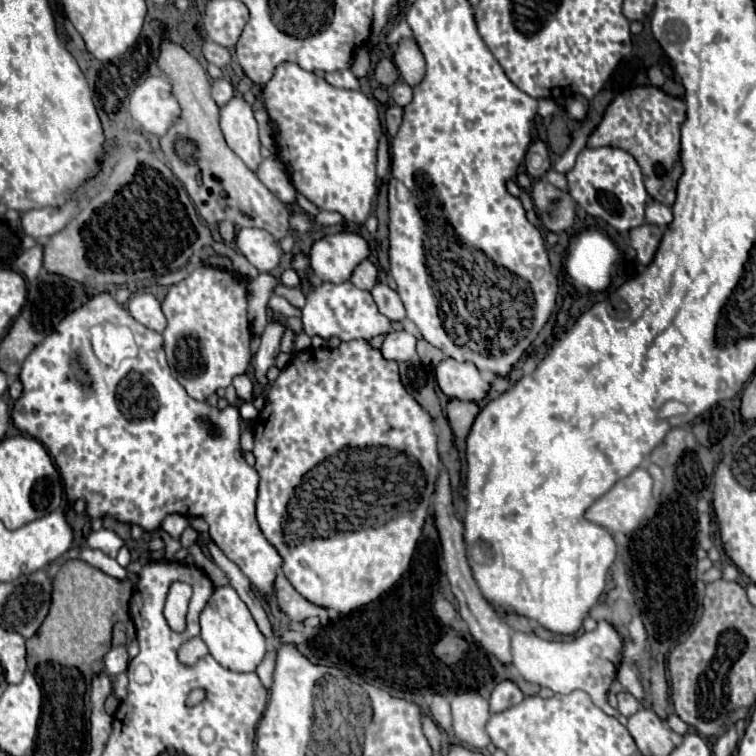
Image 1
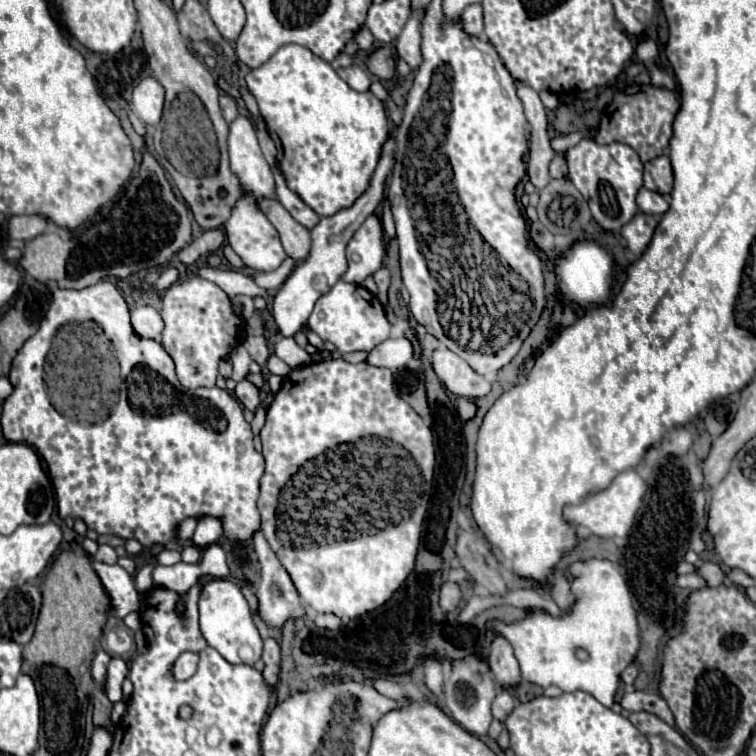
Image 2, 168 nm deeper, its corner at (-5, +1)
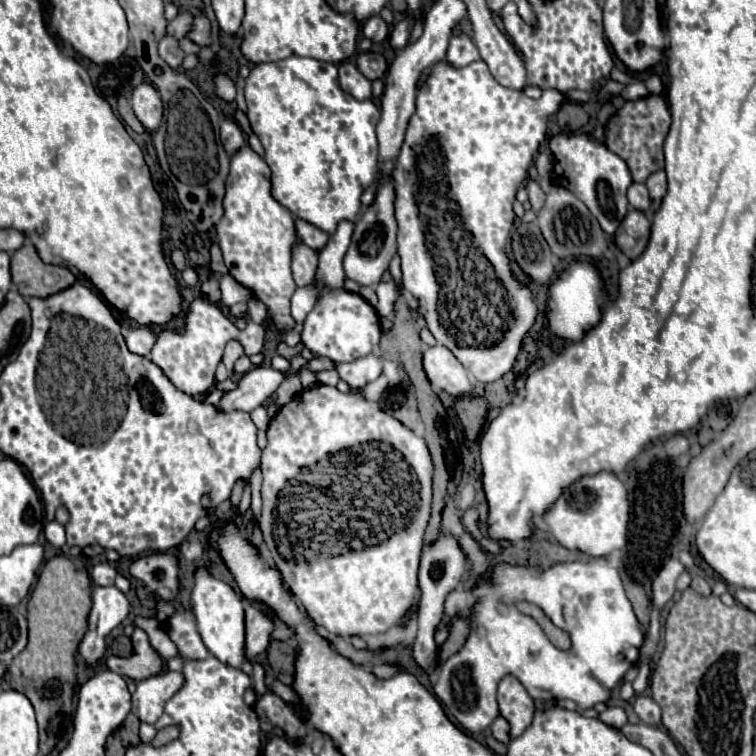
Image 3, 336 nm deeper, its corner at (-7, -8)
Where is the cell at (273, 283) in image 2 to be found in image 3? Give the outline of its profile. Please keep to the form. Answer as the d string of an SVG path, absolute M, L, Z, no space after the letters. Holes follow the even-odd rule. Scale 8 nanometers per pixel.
M224 275L220 279L220 289L222 289L222 303L226 307L240 303L240 301L248 301L252 295L248 289L244 289L240 283L236 283L230 275Z

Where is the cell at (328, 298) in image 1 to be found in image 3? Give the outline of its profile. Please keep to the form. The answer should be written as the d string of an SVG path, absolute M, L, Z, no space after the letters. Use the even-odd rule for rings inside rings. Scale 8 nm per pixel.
M338 289L324 293L314 309L304 319L304 329L300 333L300 343L310 349L314 355L330 357L338 363L354 361L358 357L368 355L380 343L380 317L376 309L358 293L350 293L346 289Z

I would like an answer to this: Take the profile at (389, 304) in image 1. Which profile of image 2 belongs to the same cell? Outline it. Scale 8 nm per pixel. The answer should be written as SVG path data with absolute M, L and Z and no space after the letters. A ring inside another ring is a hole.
M380 268L376 274L374 274L374 280L378 284L378 300L388 306L388 288L390 288L390 272L388 268Z

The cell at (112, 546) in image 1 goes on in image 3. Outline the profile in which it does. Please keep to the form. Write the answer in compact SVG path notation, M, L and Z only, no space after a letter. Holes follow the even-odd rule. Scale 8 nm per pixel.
M108 563L96 565L92 569L92 575L90 575L90 579L92 579L94 585L104 585L104 587L114 585L114 577L116 577L116 569L112 565L108 565Z

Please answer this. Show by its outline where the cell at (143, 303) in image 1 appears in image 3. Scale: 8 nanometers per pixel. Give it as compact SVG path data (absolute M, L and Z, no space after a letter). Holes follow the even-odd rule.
M132 327L126 331L124 339L126 339L130 353L136 353L142 357L148 357L148 353L152 351L152 345L156 341L152 329L148 329L148 327Z

